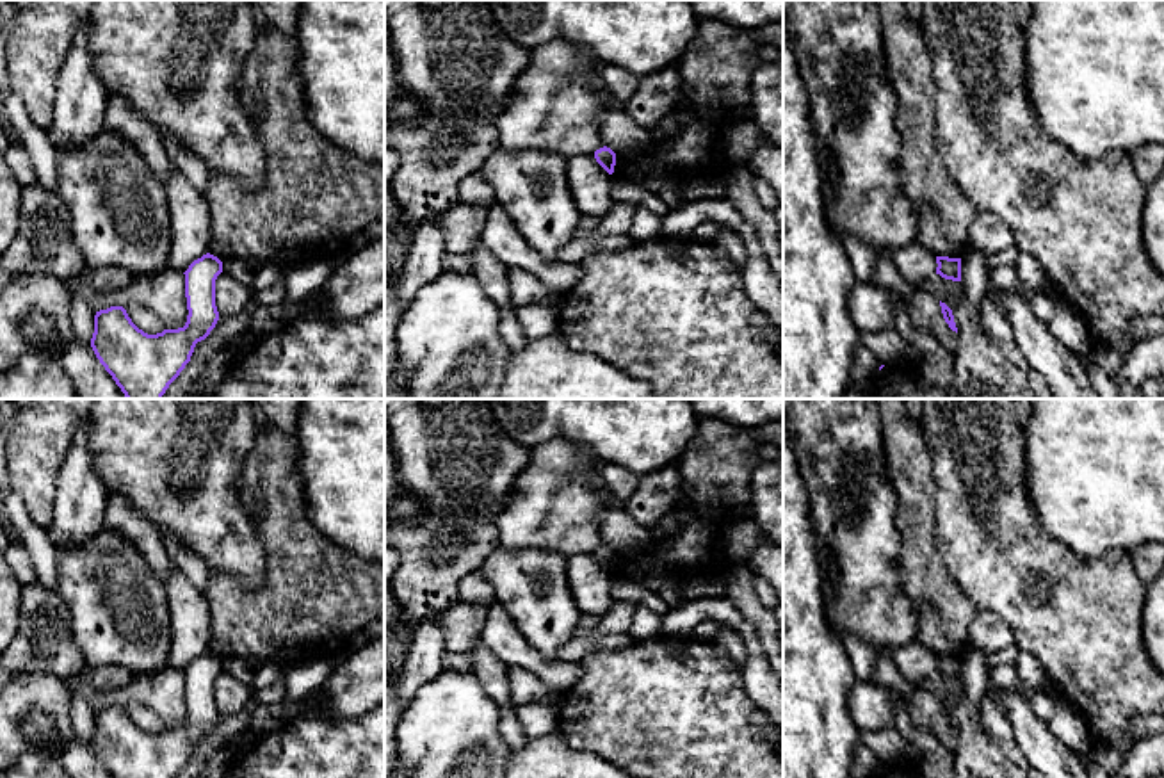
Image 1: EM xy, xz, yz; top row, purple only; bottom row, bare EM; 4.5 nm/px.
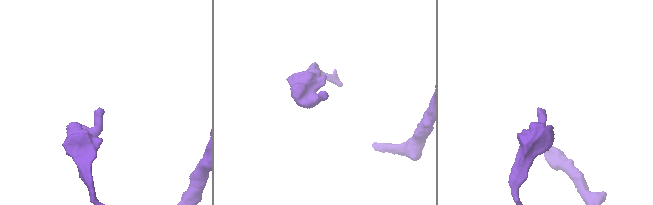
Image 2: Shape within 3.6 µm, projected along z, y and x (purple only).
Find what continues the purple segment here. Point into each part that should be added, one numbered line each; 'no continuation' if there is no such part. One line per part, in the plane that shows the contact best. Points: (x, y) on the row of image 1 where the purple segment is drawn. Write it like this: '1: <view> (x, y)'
no continuation

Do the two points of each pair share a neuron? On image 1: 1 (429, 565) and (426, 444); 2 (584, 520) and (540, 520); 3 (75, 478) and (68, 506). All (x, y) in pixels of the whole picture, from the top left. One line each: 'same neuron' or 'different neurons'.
1: same neuron
2: same neuron
3: same neuron

